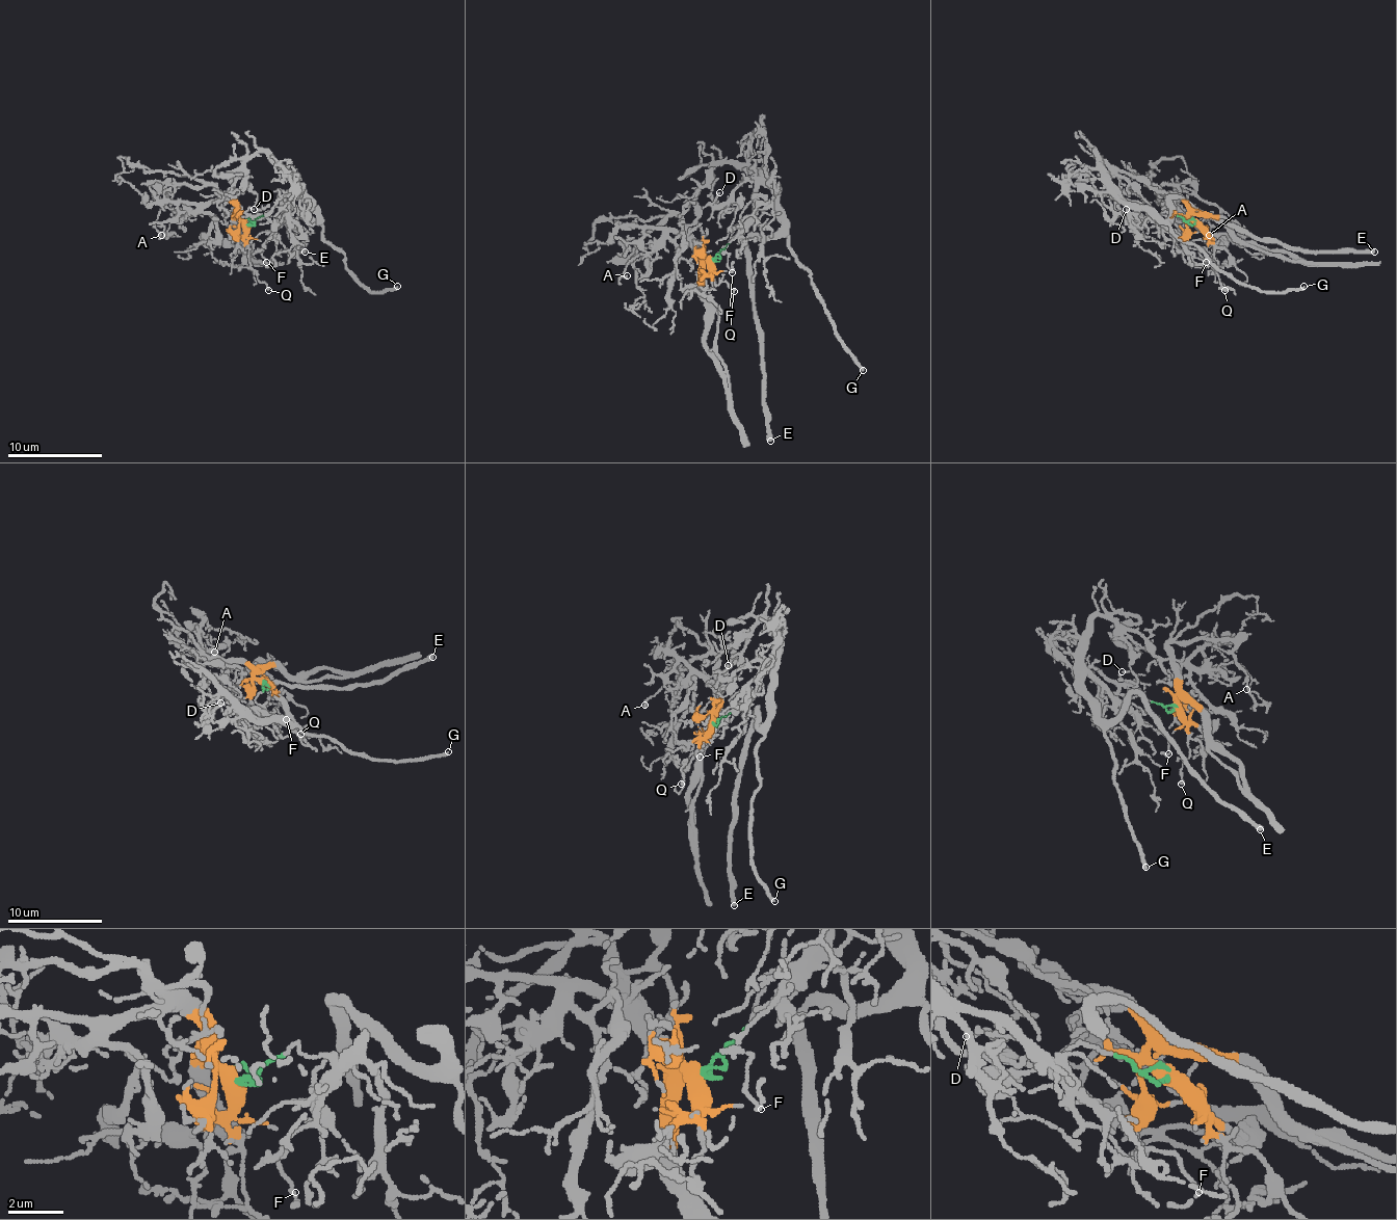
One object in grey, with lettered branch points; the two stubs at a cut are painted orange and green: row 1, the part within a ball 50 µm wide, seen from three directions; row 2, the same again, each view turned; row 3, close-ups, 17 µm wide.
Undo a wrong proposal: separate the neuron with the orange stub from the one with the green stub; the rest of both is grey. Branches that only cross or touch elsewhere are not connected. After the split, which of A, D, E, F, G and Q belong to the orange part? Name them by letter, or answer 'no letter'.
A, Q

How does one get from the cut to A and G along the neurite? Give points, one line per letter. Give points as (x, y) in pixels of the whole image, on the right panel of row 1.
A: (1194, 221), (1191, 210), (1182, 200), (1165, 205), (1187, 210), (1194, 207), (1208, 221), (1208, 236)
G: (1194, 221), (1161, 212), (1154, 216), (1118, 195), (1130, 205), (1149, 207), (1241, 283), (1274, 292), (1303, 286)

